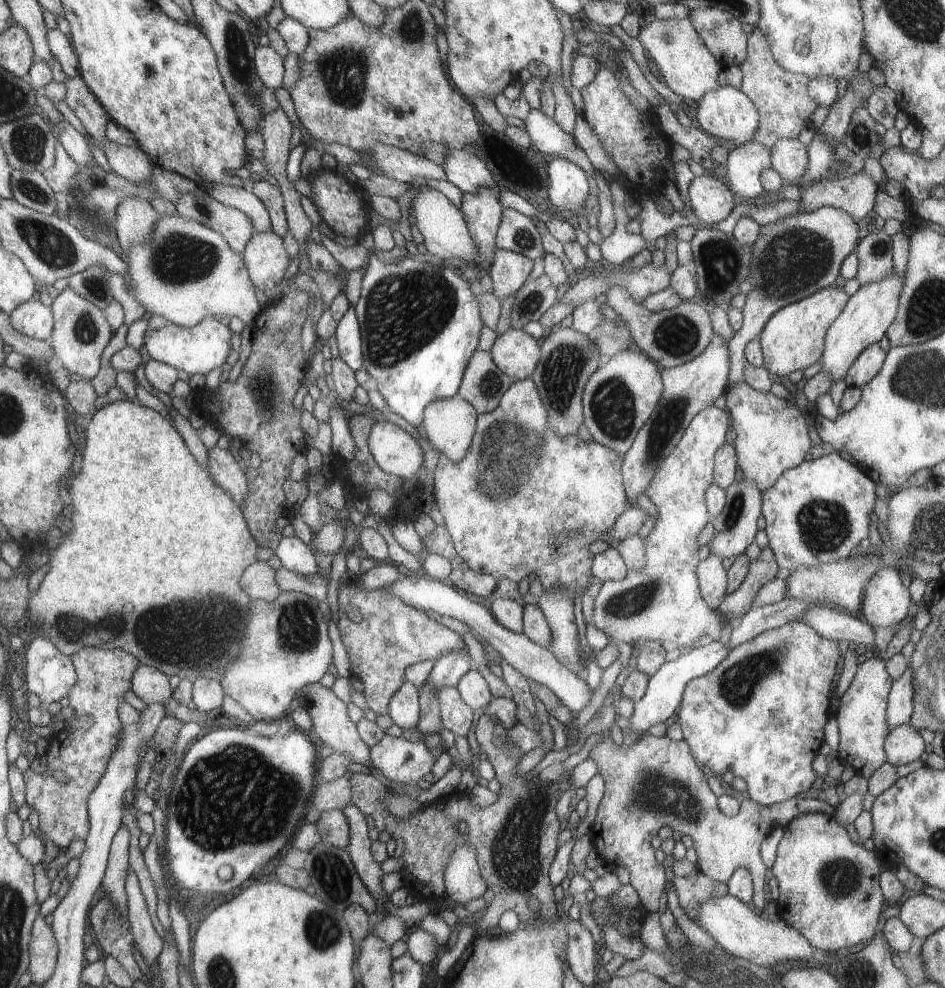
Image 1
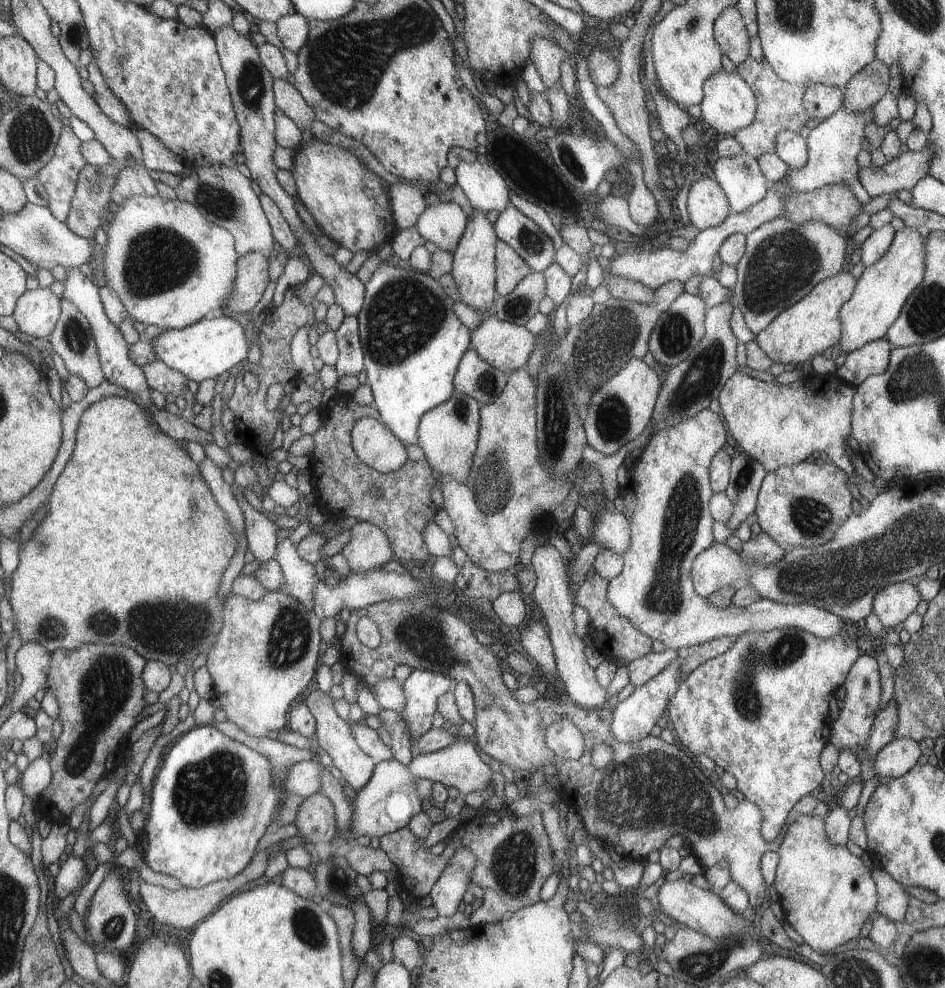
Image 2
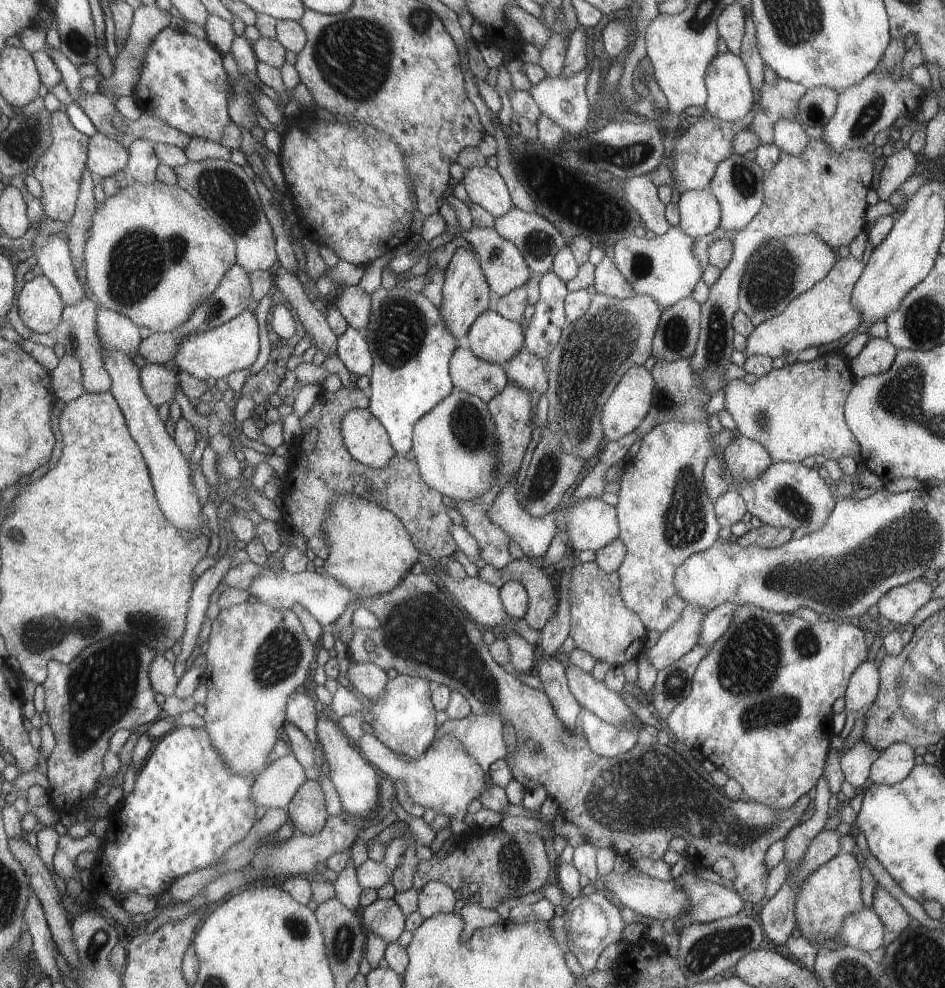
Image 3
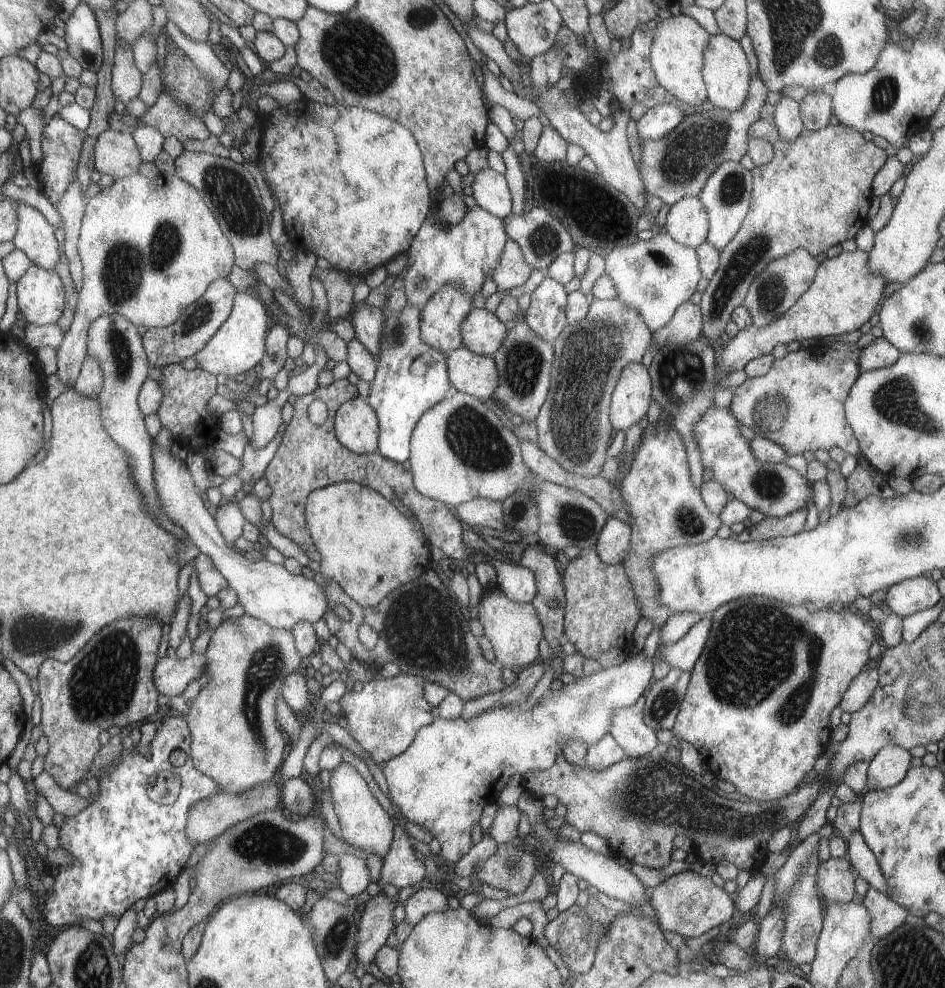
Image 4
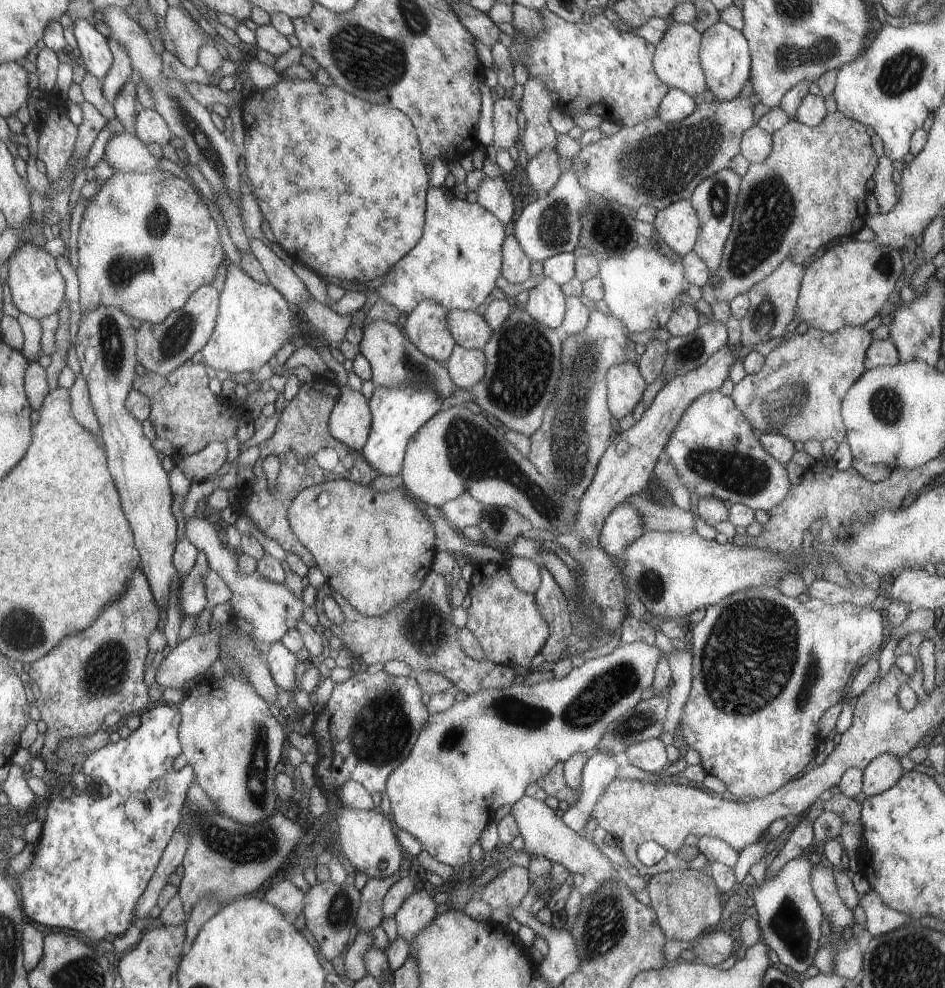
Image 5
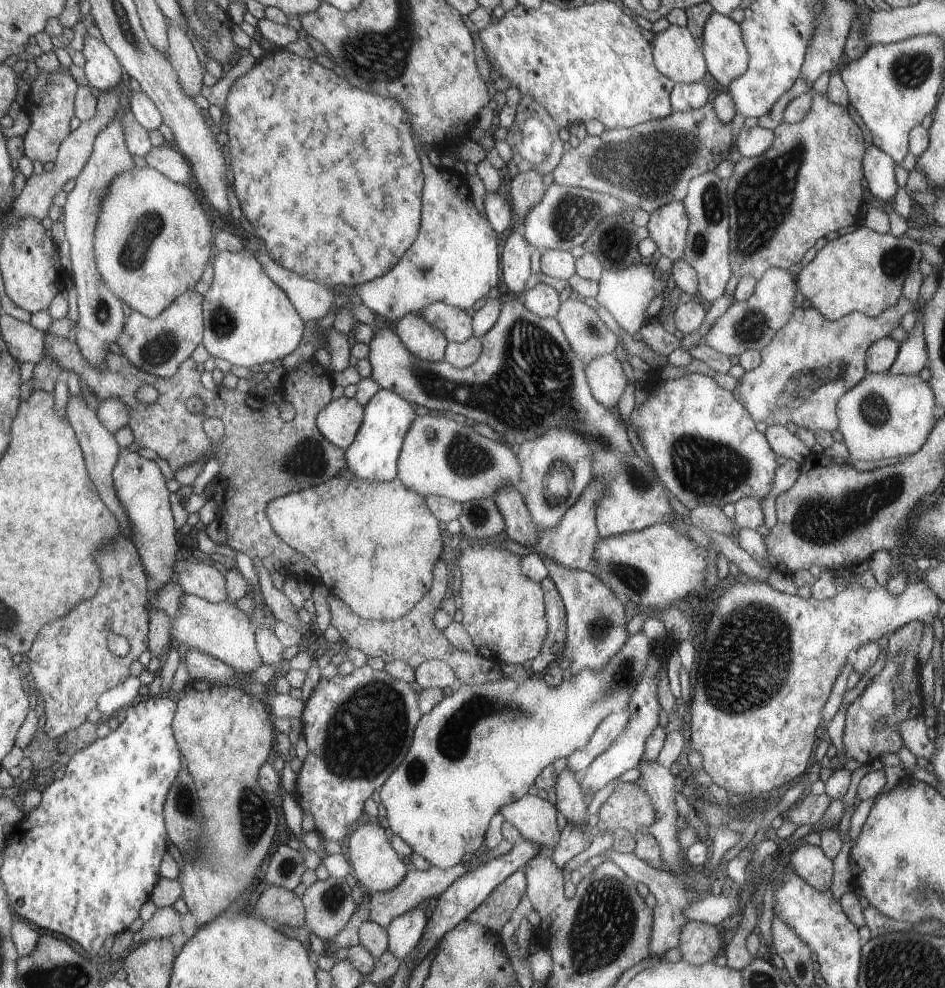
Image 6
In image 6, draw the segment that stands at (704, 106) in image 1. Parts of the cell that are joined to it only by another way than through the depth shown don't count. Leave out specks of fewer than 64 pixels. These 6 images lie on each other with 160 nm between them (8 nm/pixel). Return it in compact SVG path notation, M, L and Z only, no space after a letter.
M711 12L703 26L702 40L706 70L723 88L731 82L731 78L737 78L739 74L745 72L749 61L749 52L746 50L740 24L736 24L727 16Z

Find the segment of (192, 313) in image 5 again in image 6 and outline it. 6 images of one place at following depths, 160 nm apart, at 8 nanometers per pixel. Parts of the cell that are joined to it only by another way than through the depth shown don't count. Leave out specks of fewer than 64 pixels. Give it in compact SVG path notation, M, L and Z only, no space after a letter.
M193 290L179 294L179 297L155 318L146 318L143 314L131 310L126 318L125 330L116 341L123 355L142 372L155 377L170 378L193 352L193 348L202 342L202 296Z

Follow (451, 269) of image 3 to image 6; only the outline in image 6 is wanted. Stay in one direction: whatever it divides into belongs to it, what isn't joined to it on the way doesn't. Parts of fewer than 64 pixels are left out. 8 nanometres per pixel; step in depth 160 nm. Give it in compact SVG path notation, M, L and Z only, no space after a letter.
M413 312L395 324L397 336L409 354L425 362L442 361L449 342L441 331Z

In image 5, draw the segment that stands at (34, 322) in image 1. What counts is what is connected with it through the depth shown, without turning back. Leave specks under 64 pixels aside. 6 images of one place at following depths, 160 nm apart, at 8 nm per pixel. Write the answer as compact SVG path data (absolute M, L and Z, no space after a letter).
M23 242L9 258L8 286L14 305L20 313L43 321L47 316L55 314L65 300L65 278L57 266L57 260L45 248Z

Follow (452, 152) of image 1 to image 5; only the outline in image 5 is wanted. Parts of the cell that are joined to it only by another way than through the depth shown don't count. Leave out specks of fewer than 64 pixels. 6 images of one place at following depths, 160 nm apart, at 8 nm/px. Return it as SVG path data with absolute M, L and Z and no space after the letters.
M483 178L476 190L477 202L482 208L490 211L503 225L513 216L513 198L509 186L501 178Z

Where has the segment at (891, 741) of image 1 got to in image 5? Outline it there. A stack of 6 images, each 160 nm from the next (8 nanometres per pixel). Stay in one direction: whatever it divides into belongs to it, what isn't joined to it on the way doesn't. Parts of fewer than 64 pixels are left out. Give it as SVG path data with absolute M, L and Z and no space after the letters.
M879 754L863 771L861 792L867 796L883 793L895 785L902 777L897 757L891 754Z

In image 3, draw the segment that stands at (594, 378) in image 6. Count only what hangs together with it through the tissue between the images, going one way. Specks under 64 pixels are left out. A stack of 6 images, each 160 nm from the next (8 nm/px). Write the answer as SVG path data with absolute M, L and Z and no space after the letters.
M632 365L626 371L614 392L607 398L606 405L602 410L603 443L622 438L625 434L631 433L631 430L637 429L643 418L649 413L650 407L653 405L653 399L653 376L642 365Z

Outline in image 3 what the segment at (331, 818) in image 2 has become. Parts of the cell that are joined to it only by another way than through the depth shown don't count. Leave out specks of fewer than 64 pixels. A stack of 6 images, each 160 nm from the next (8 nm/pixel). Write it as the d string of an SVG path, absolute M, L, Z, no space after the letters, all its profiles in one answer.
M306 779L285 808L288 822L301 834L317 834L328 818L321 789L317 781Z

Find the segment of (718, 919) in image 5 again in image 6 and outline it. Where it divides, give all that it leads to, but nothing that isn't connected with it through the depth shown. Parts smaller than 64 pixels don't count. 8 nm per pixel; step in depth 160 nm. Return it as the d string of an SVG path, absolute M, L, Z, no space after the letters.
M608 848L600 852L599 856L608 857L610 862L613 862L615 866L625 871L636 883L643 884L648 889L648 892L655 897L655 906L652 909L653 925L651 926L650 933L649 954L661 956L669 949L676 948L681 926L686 922L685 918L681 916L681 910L687 908L690 903L693 903L693 896L689 894L689 890L685 890L683 884L679 884L669 872L652 868L647 862L637 858L635 854L623 854L623 852L615 850L615 848Z

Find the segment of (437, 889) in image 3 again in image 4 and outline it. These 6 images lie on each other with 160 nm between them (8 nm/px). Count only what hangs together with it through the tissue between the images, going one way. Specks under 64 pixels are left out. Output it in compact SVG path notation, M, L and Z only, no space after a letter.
M424 885L421 890L409 896L402 905L405 908L403 922L407 922L407 926L411 928L418 925L427 914L444 912L448 909L446 896L432 885Z

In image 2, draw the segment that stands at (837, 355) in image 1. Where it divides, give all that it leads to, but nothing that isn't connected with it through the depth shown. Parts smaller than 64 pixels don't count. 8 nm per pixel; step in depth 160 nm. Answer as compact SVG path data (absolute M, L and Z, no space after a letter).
M904 226L894 233L890 248L873 265L864 267L854 286L854 292L838 310L842 328L841 337L838 338L837 343L841 351L850 353L872 340L881 339L886 334L886 330L902 312L906 298L922 281L925 258L924 229L918 230Z

